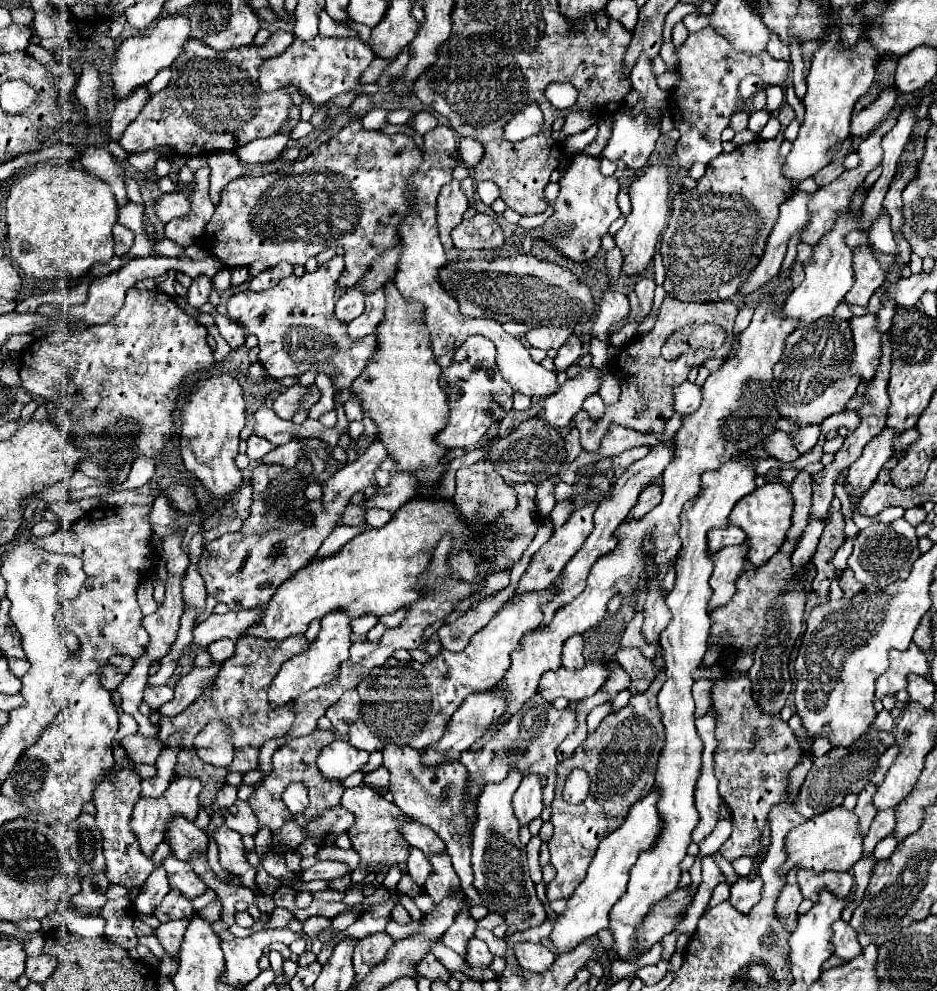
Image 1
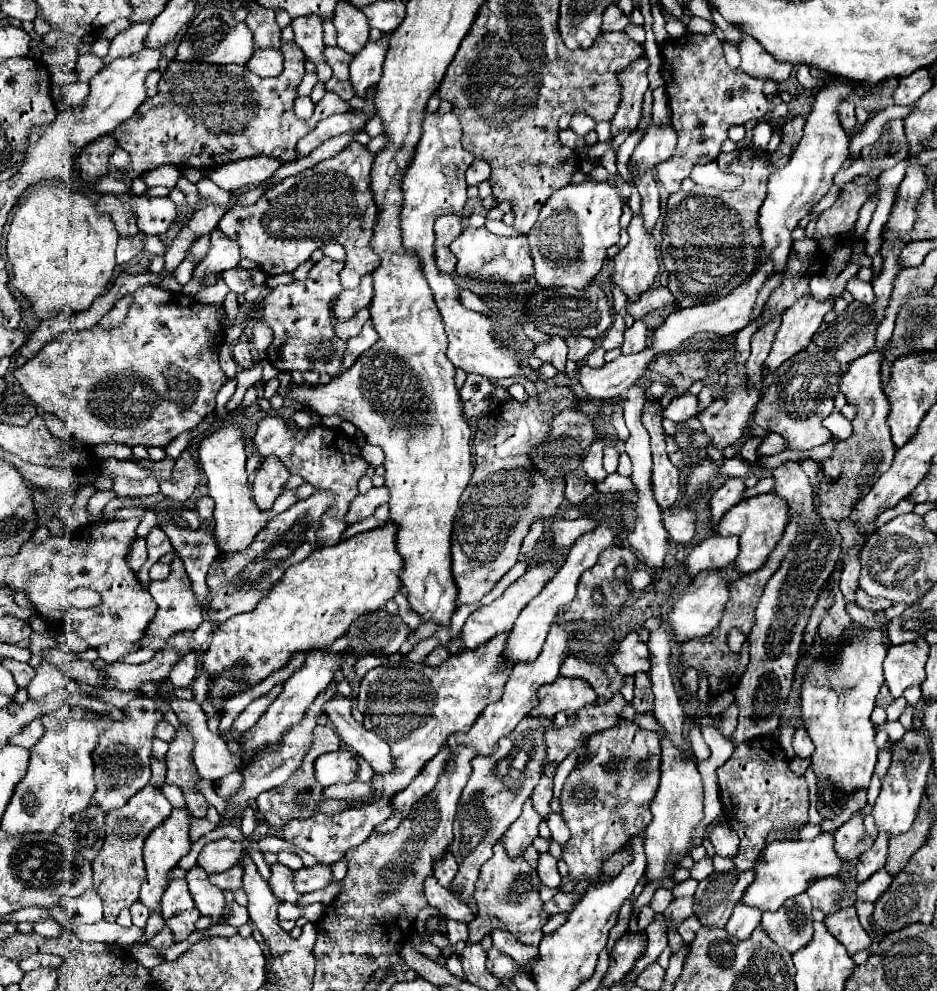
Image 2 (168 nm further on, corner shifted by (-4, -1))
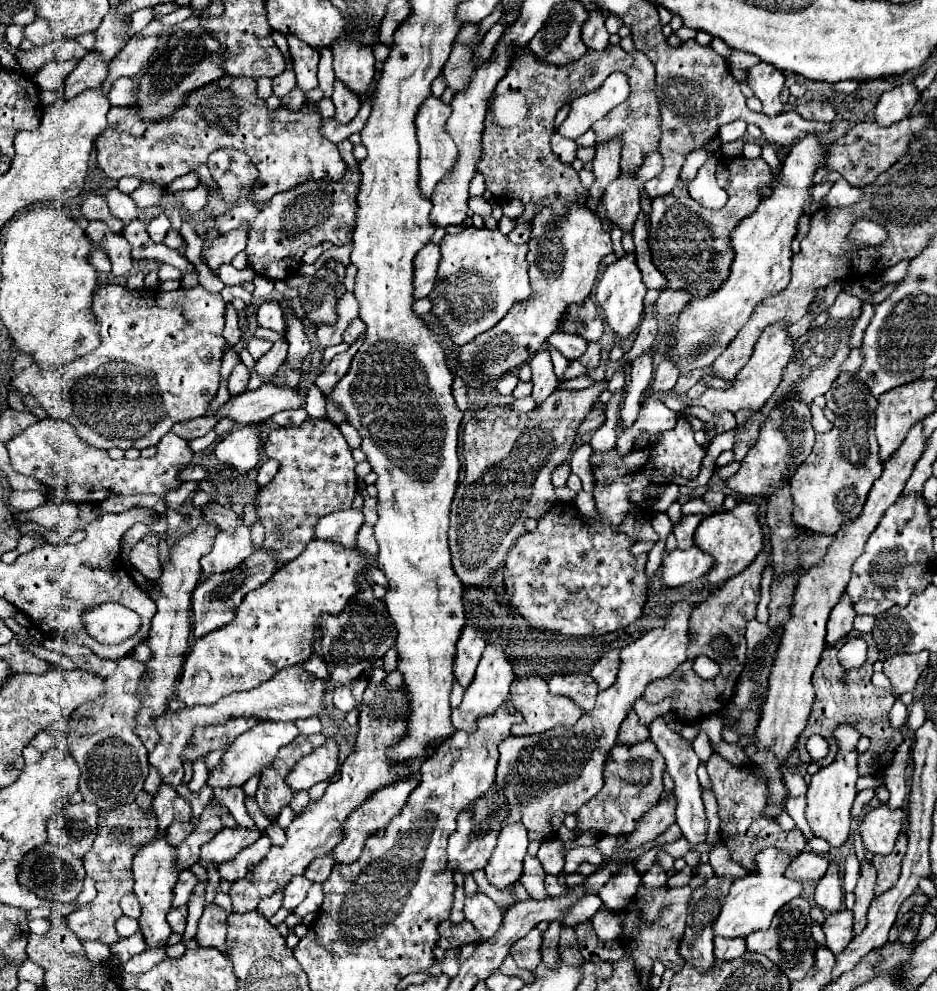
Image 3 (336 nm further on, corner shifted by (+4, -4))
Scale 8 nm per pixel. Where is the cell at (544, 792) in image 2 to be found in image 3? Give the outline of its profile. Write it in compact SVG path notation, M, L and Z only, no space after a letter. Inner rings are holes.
M685 596L679 602L673 602L667 610L665 626L663 628L653 628L647 634L639 636L635 642L631 642L629 646L625 646L621 650L621 668L619 668L619 676L617 682L599 692L597 696L597 704L591 712L585 712L577 724L565 728L553 728L545 734L531 734L531 736L509 736L499 744L499 766L497 766L497 778L495 784L499 786L499 790L503 788L503 784L507 782L505 788L505 798L509 802L509 818L505 820L505 824L509 822L523 822L527 832L529 832L529 840L547 840L553 838L563 822L565 814L573 814L577 812L577 808L581 808L581 804L585 804L591 796L595 796L601 788L603 788L603 764L607 760L609 750L615 746L617 742L617 732L621 722L625 720L629 708L635 704L635 700L643 694L645 684L649 684L649 680L655 678L665 678L669 674L673 674L685 660L687 660L687 648L689 648L689 616L693 612L695 604Z

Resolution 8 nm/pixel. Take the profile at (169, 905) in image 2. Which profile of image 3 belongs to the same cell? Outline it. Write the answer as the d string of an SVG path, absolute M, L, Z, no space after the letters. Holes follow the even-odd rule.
M183 870L179 874L179 882L177 882L175 890L173 890L173 908L181 908L181 906L187 904L195 884L197 884L197 876L193 876L189 870Z

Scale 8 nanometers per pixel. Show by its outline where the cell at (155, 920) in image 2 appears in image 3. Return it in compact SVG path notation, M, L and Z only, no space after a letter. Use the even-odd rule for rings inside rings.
M137 930L133 936L129 936L129 938L121 938L117 944L113 944L111 954L113 954L119 962L127 962L131 956L141 954L141 952L145 952L145 950L147 950L147 944L145 944L143 932Z

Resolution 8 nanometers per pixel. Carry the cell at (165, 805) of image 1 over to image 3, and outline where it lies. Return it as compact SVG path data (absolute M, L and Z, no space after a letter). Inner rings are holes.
M167 834L163 836L153 836L151 842L147 842L145 846L139 848L139 852L135 854L133 860L133 874L135 874L135 896L141 902L141 916L139 916L139 926L141 932L145 936L147 946L157 948L157 946L165 946L165 940L171 936L171 928L165 920L169 908L171 908L171 900L173 900L173 888L177 884L177 848L173 844L169 844Z

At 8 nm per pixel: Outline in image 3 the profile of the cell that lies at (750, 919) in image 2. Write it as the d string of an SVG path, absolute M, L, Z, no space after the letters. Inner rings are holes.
M715 936L715 956L721 960L733 960L733 958L741 958L745 954L747 946L745 946L745 938L721 938Z

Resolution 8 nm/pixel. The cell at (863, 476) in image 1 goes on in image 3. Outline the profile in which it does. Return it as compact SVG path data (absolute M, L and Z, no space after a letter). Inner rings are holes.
M847 592L841 596L837 608L831 610L829 622L827 622L827 646L835 644L839 638L843 638L851 628L853 628L853 620L855 620L855 610L853 610L853 602L849 600Z

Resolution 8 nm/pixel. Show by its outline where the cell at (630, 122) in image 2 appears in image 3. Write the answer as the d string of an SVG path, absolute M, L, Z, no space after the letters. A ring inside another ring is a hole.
M617 136L617 140L607 140L605 144L597 146L595 158L593 158L593 174L595 174L595 182L589 188L589 198L587 204L589 208L597 208L597 200L603 196L607 184L613 180L613 176L617 176L619 170L619 158L621 158L621 136Z

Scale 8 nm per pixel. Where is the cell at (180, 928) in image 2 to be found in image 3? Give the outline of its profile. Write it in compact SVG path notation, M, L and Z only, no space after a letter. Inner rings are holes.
M171 908L167 914L167 922L175 934L185 932L185 920L187 920L187 908Z

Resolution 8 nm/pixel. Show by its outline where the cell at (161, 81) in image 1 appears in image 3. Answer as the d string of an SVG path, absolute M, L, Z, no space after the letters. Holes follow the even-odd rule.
M119 78L109 92L109 102L113 106L131 106L137 94L137 84L133 78Z

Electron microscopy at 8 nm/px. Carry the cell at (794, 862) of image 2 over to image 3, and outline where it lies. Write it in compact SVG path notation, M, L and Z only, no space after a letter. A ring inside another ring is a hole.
M779 848L761 850L755 856L755 870L733 882L731 892L725 898L725 904L721 906L721 912L713 924L715 934L735 938L735 936L747 936L749 932L759 930L759 928L769 928L775 912L789 900L799 898L803 892L801 880L791 880L785 876L785 870L791 862L793 858Z

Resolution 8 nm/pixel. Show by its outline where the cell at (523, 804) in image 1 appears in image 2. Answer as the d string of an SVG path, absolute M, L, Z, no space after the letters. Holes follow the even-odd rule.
M531 801L523 805L521 817L509 827L509 831L503 835L503 845L509 857L521 857L523 851L533 843L537 837L537 827L541 823L539 813L533 809Z

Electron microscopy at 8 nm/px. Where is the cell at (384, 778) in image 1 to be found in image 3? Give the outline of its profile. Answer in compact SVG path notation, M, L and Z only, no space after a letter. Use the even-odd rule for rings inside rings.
M307 790L297 792L297 794L293 796L293 800L291 800L291 808L293 808L295 812L303 812L303 808L307 808L309 804L311 804L311 798L309 798L309 792L307 792Z

